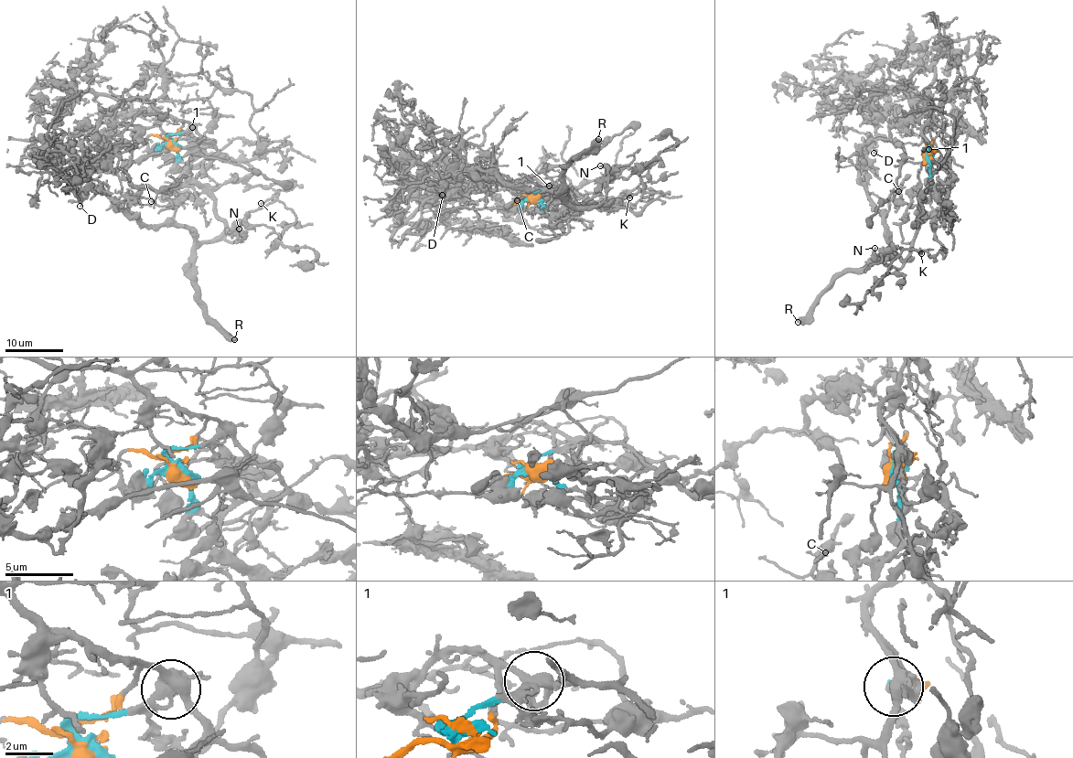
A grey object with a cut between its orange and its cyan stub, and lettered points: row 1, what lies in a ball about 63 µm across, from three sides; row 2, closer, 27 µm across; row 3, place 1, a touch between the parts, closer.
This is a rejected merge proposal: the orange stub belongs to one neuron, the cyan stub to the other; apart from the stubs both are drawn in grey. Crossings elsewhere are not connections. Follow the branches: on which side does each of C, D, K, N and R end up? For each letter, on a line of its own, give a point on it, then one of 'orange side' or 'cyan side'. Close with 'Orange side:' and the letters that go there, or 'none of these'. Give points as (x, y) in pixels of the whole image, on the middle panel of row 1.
C: at (517, 200); orange side
D: at (442, 195); orange side
K: at (629, 197); orange side
N: at (600, 165); cyan side
R: at (598, 139); cyan side
Orange side: C, D, K

